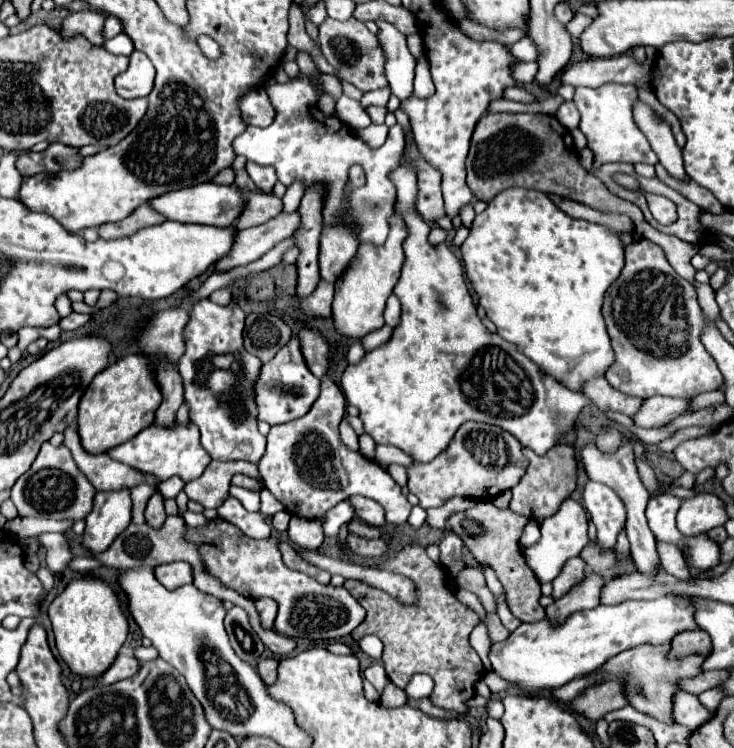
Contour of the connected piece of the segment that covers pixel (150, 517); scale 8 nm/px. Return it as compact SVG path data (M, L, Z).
M154 494L150 500L148 500L148 506L146 506L146 524L152 526L152 528L162 528L164 520L166 520L166 512L164 512L164 498L160 494Z

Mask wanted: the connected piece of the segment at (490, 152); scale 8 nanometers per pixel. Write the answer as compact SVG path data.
M500 112L500 114L486 114L476 124L476 130L472 134L470 142L470 154L466 160L468 170L468 186L474 192L478 200L492 200L498 192L512 188L512 186L524 186L530 190L540 190L546 194L558 194L564 198L570 198L574 202L582 202L594 210L600 212L618 212L632 218L638 236L652 240L658 244L670 266L688 282L694 284L696 270L692 268L692 256L700 250L694 244L688 244L684 240L678 240L676 236L658 232L652 228L644 216L642 210L636 208L636 204L618 198L612 194L594 174L586 172L582 166L576 166L578 154L574 150L572 136L562 124L548 114L512 114L512 112Z

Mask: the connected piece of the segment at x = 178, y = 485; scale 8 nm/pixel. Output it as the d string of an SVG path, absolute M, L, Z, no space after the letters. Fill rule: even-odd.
M173 476L168 480L161 482L158 485L157 490L165 499L170 499L176 498L184 486L185 483L178 476Z

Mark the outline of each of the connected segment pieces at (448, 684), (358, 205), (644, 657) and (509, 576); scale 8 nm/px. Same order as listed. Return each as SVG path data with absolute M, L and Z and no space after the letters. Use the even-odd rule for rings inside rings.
M412 544L400 550L378 568L386 568L390 572L412 578L418 586L418 604L404 606L382 590L374 590L368 584L356 580L348 580L346 590L366 608L366 620L352 632L354 640L360 640L366 634L378 636L384 642L382 662L386 674L398 688L406 688L408 678L418 672L430 674L436 684L432 704L460 716L468 714L470 708L466 702L474 696L474 684L482 678L484 672L480 656L468 644L468 636L478 624L476 612L456 600L454 592L444 580L444 570L428 558L424 546L420 544Z
M306 76L294 78L290 84L270 84L266 86L268 98L276 108L276 120L264 130L246 130L234 140L236 154L246 156L250 162L262 166L274 166L278 180L284 186L290 186L294 180L302 180L306 186L322 182L328 184L328 196L324 202L324 222L344 220L352 222L358 232L360 242L384 244L388 236L388 218L394 210L394 184L390 180L390 172L398 168L398 160L404 150L404 132L402 126L396 124L388 132L384 146L370 148L360 138L356 138L336 116L326 116L318 108L318 88L326 90L334 98L342 96L342 86L334 76L318 76L310 80ZM352 164L360 164L366 172L366 184L356 188L350 196L346 196L344 186L348 180L348 170Z
M644 644L640 648L632 648L628 652L614 656L600 670L608 672L608 676L610 676L608 680L618 680L626 686L626 692L630 696L630 706L634 706L640 712L646 712L662 722L672 724L672 696L678 692L676 682L682 678L698 676L704 658L702 656L688 656L684 660L670 660L668 650L670 650L670 646Z
M478 502L468 510L452 514L448 518L448 528L464 540L466 548L474 554L478 562L488 562L496 570L496 576L506 592L506 604L510 606L512 614L522 622L538 622L544 618L544 608L538 604L540 582L534 572L526 566L518 544L526 522L526 516L514 514L510 508L498 510L492 502Z

